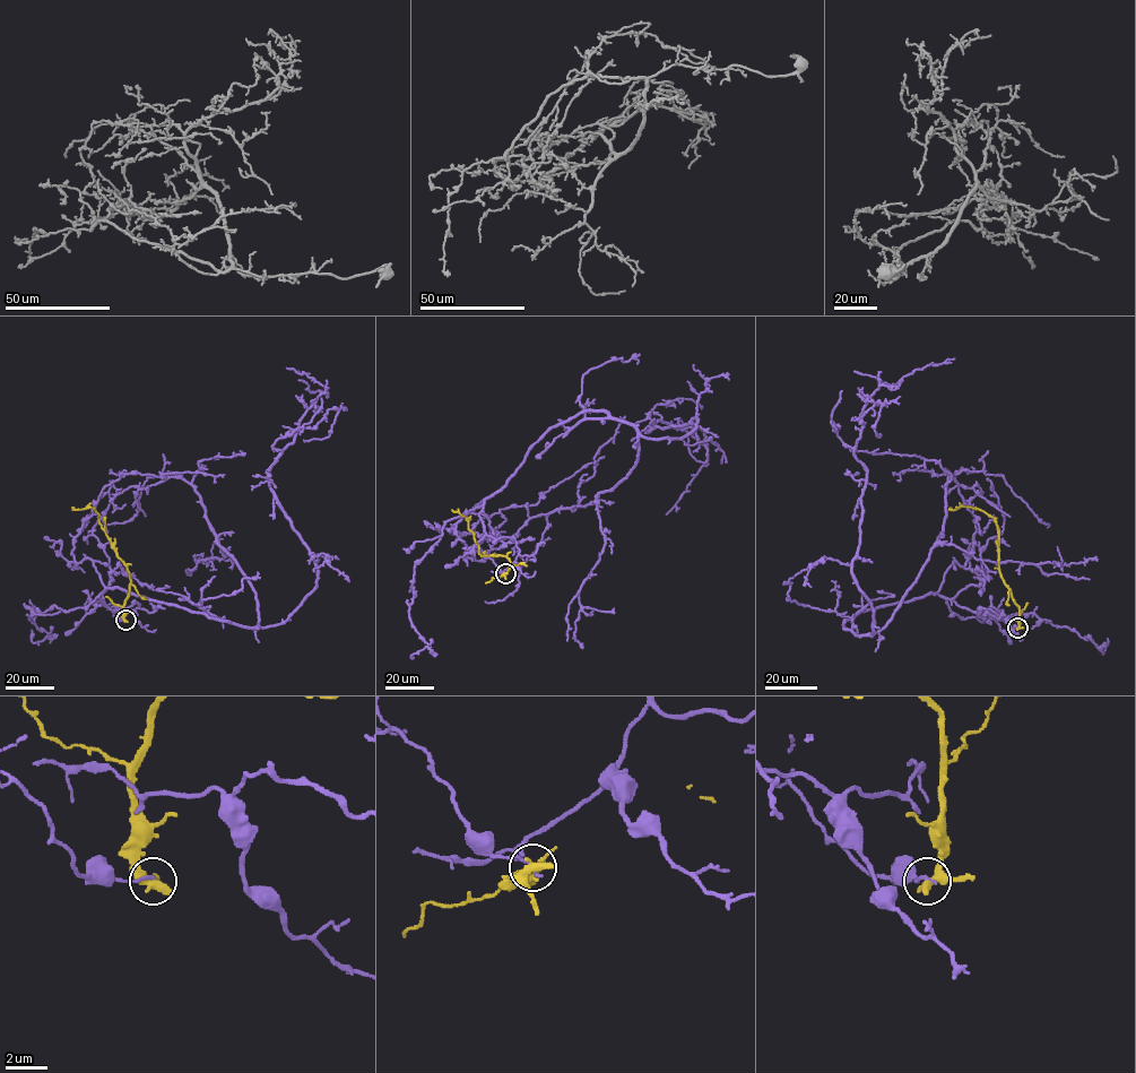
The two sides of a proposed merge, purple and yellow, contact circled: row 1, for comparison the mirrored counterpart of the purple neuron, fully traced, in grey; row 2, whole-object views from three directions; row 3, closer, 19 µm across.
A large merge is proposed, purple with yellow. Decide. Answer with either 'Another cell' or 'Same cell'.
Another cell

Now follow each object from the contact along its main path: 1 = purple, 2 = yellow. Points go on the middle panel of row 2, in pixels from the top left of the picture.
1: (504, 573), (471, 548), (483, 501), (582, 413), (658, 439), (696, 420), (649, 430), (708, 450), (666, 515)
2: (504, 573), (509, 560), (505, 556), (482, 555), (467, 520), (451, 509)

